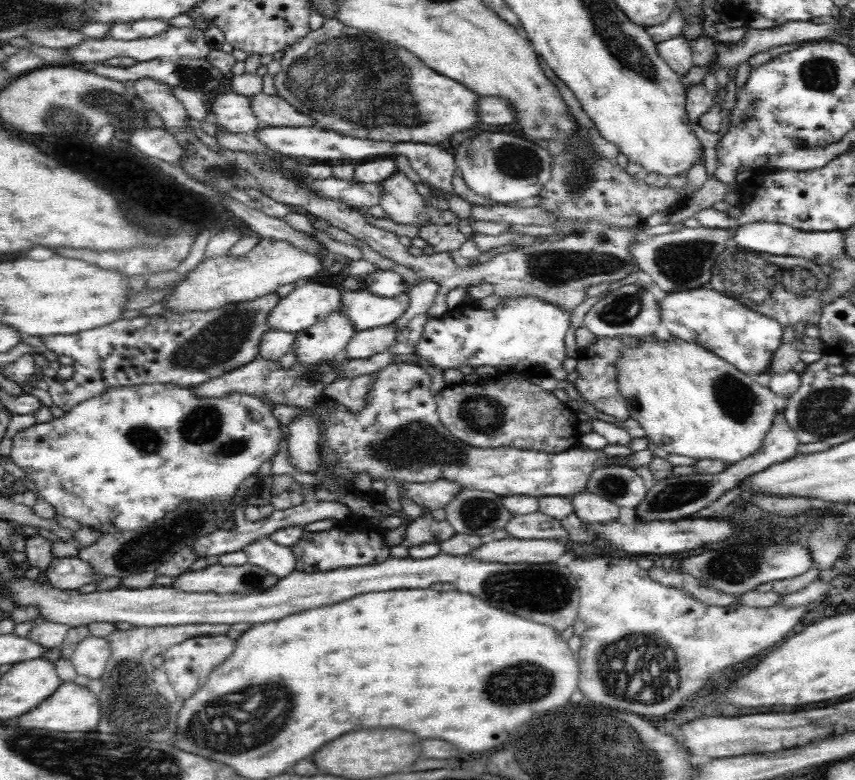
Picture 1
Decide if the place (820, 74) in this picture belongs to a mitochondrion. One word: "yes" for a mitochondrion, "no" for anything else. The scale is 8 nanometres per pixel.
yes

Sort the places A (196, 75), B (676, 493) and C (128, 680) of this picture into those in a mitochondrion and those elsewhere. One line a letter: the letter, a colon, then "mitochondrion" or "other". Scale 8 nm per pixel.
A: mitochondrion
B: mitochondrion
C: mitochondrion

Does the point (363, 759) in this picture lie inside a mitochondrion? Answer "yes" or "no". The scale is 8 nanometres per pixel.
no

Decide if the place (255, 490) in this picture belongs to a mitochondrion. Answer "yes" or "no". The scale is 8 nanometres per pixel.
yes

